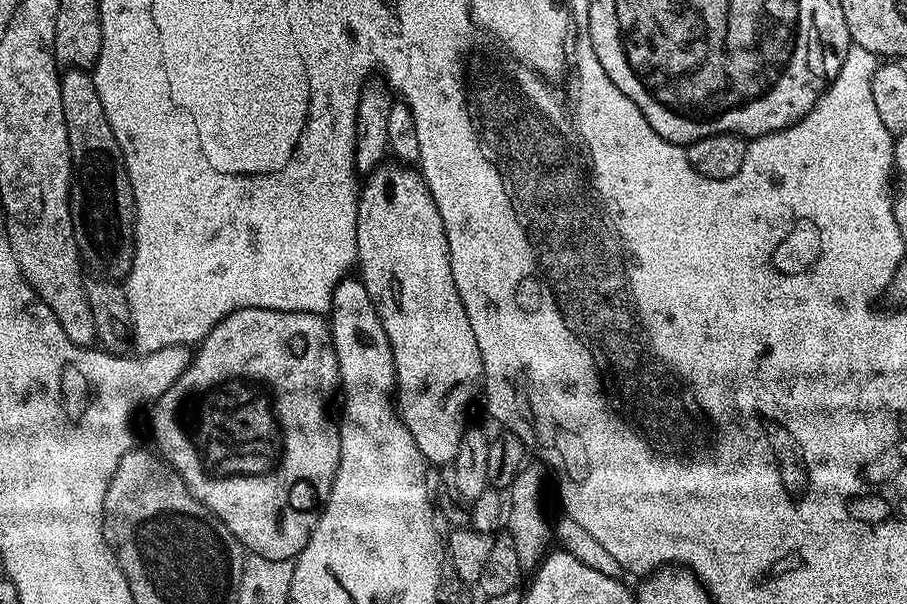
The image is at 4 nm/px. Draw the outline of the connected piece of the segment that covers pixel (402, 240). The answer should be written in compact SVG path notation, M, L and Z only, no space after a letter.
M385 162L367 173L356 202L356 259L358 276L376 304L380 325L386 330L390 350L394 354L396 387L394 400L400 418L410 430L418 450L429 465L451 465L466 431L464 407L472 400L476 383L484 374L482 354L474 338L466 306L458 298L454 274L450 270L450 254L438 208L419 171L400 162Z

